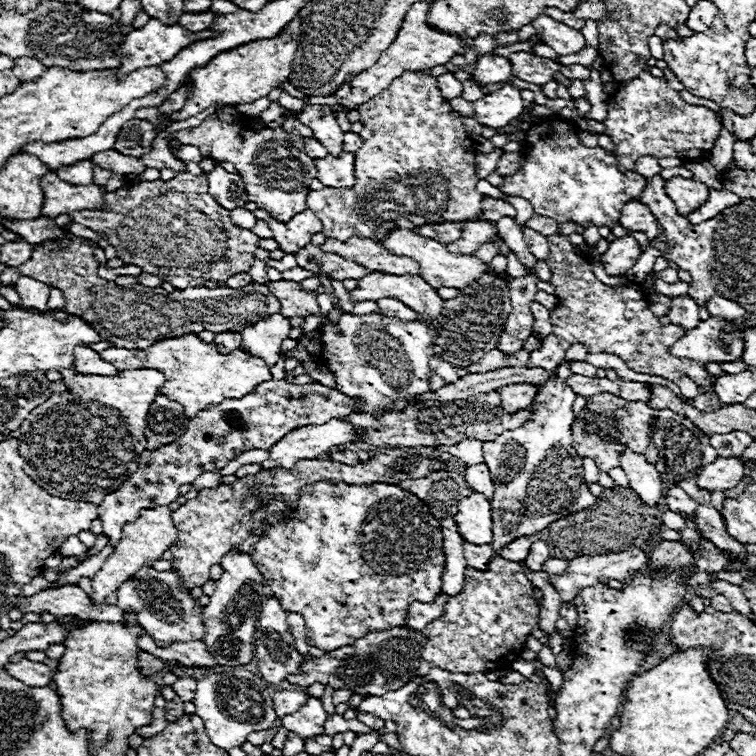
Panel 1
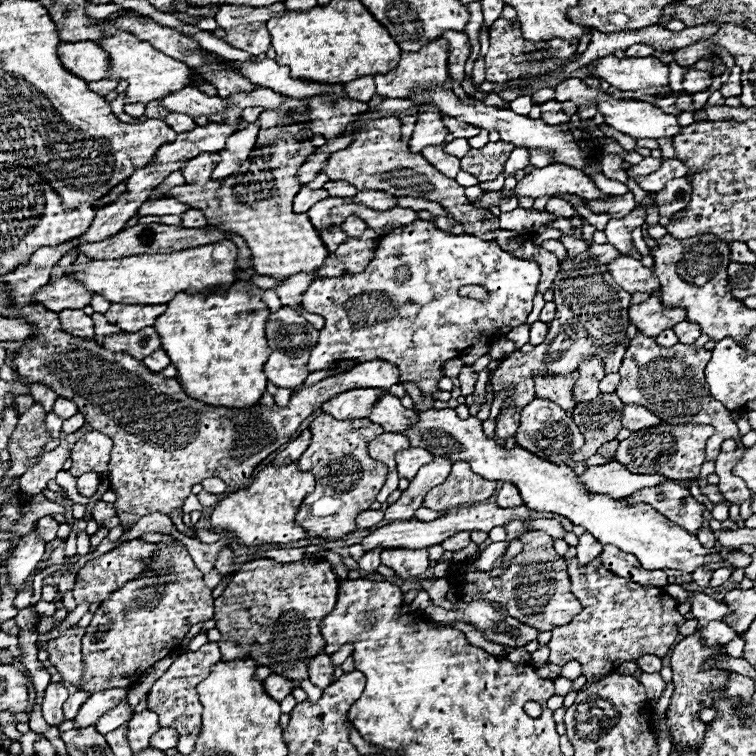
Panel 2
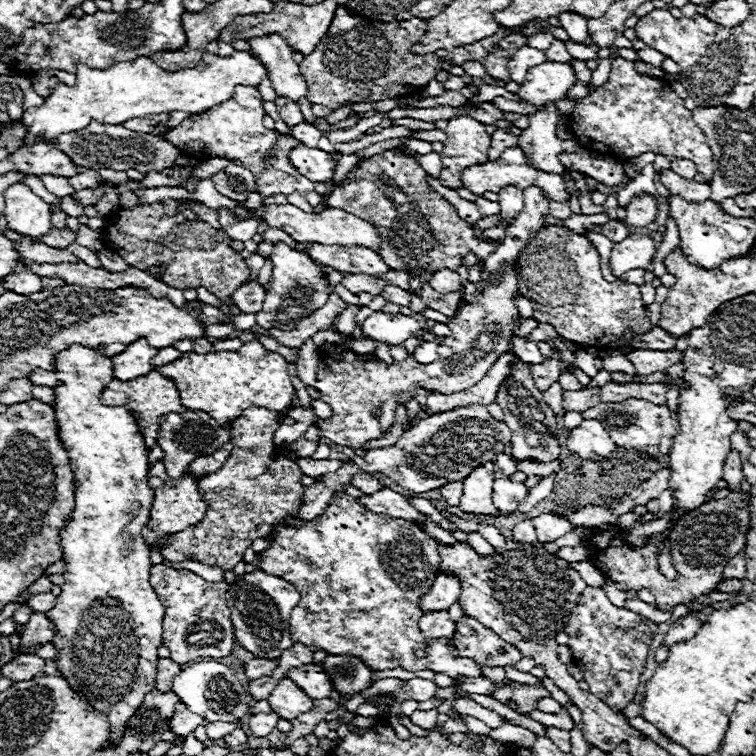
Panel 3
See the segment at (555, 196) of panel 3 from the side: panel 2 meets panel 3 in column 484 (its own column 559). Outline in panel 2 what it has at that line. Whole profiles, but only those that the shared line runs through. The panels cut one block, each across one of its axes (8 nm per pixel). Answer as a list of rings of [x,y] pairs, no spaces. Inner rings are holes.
[[[550,164],[544,168],[534,168],[530,174],[522,178],[516,186],[516,196],[552,196],[556,192],[568,192],[576,194],[584,200],[596,200],[604,198],[604,194],[598,190],[598,186],[592,182],[590,176],[586,176],[582,170],[566,166],[566,164]]]

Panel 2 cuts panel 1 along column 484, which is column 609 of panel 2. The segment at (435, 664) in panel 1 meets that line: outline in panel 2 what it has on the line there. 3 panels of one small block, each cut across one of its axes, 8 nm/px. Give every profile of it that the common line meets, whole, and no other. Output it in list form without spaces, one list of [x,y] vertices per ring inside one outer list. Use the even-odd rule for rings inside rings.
[[[576,558],[568,562],[568,574],[574,596],[584,604],[584,610],[574,616],[572,624],[552,630],[550,664],[564,666],[570,660],[582,664],[582,674],[592,678],[596,674],[610,674],[622,662],[638,660],[644,654],[662,658],[678,636],[678,622],[684,624],[684,616],[678,614],[678,602],[656,586],[640,586],[630,580],[622,580],[612,574],[600,558],[580,566]]]

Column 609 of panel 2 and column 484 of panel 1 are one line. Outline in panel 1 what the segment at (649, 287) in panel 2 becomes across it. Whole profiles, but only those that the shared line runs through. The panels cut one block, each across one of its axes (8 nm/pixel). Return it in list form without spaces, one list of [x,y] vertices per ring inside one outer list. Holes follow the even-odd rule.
[[[394,228],[382,240],[374,238],[374,242],[380,242],[388,252],[392,252],[396,256],[412,256],[412,260],[416,260],[418,266],[420,266],[420,278],[436,290],[440,286],[464,288],[464,284],[472,284],[472,280],[480,278],[480,274],[486,272],[486,264],[480,262],[478,258],[474,258],[474,256],[456,256],[456,254],[448,252],[446,244],[436,242],[432,238],[422,238],[422,236],[418,236],[418,234],[414,234],[412,230],[406,230],[406,228]]]

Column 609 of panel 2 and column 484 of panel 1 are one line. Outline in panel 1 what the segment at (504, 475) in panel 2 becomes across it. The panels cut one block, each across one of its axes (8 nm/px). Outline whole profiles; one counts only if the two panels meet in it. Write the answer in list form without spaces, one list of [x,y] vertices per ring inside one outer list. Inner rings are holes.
[[[472,492],[466,496],[458,514],[454,516],[460,534],[470,544],[492,544],[492,510],[490,500],[480,492]]]

